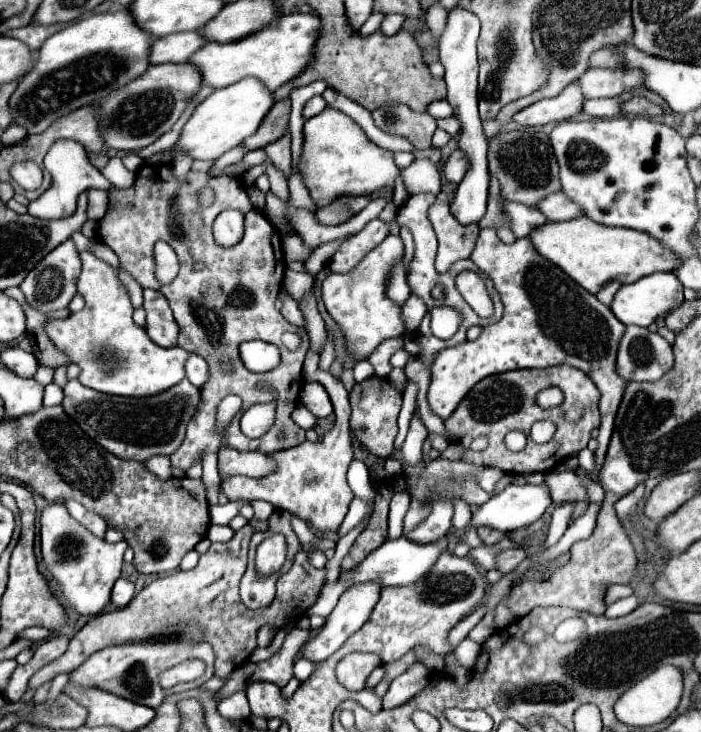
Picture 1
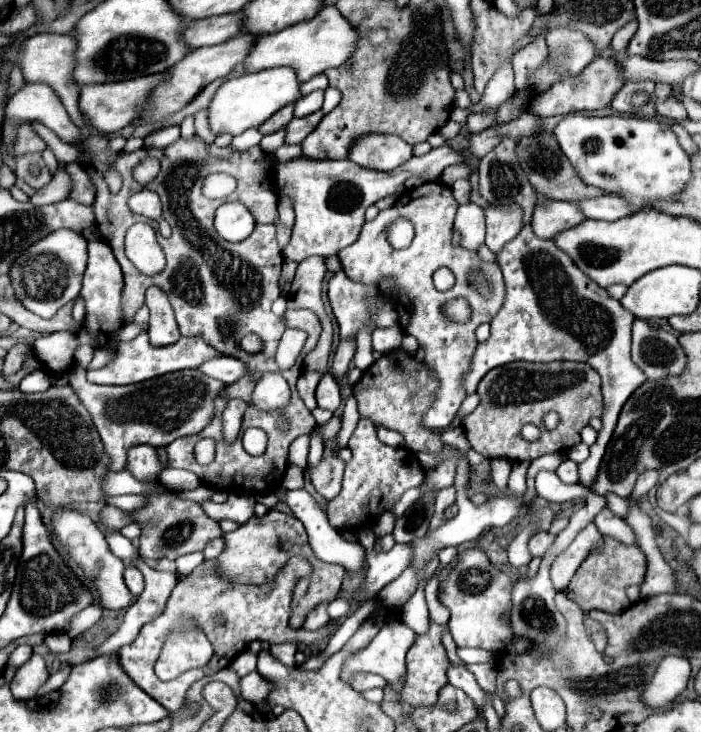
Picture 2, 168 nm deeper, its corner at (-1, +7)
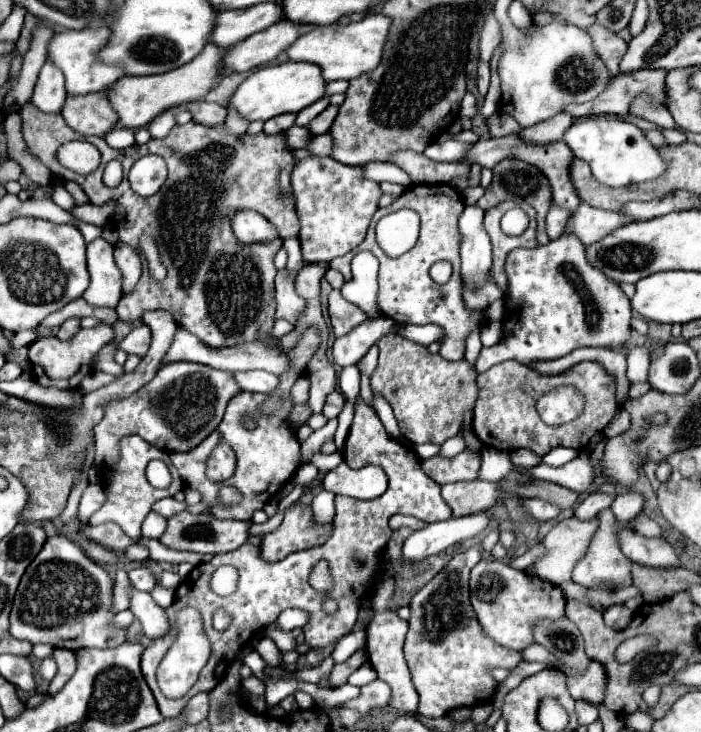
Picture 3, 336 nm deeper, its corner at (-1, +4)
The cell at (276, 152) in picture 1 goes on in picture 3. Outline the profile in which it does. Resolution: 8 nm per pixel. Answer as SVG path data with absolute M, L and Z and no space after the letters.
M330 105L326 111L322 111L322 113L318 115L318 119L314 119L314 121L308 125L308 129L310 129L314 135L328 133L330 127L332 127L332 123L334 123L334 119L336 119L336 115L338 115L338 107L336 107L336 105Z

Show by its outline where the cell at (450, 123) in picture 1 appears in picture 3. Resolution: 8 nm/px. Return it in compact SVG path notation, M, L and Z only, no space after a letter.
M494 113L492 117L486 119L488 123L488 131L490 131L490 137L504 137L504 135L510 135L510 133L518 133L522 131L524 127L520 123L516 123L510 115L504 115L504 113Z

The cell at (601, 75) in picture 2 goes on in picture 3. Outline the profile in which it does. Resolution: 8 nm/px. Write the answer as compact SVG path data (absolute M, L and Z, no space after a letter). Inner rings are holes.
M640 69L632 73L620 73L612 77L608 89L598 95L590 103L582 105L570 105L566 107L566 113L574 117L590 117L590 115L628 115L630 103L640 95L648 93L654 103L664 105L666 101L666 71L662 69ZM606 111L606 113L600 113Z

